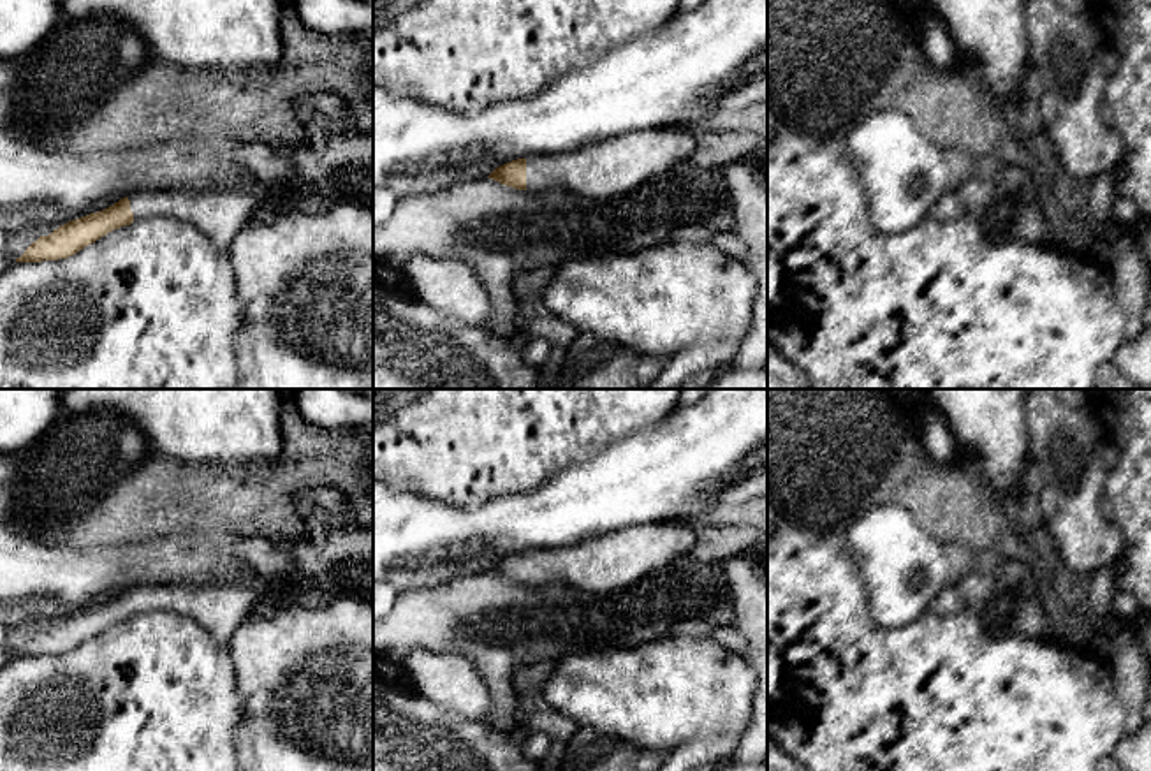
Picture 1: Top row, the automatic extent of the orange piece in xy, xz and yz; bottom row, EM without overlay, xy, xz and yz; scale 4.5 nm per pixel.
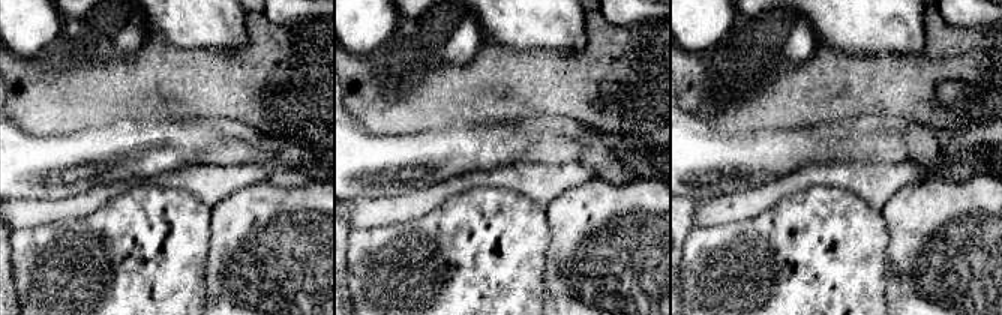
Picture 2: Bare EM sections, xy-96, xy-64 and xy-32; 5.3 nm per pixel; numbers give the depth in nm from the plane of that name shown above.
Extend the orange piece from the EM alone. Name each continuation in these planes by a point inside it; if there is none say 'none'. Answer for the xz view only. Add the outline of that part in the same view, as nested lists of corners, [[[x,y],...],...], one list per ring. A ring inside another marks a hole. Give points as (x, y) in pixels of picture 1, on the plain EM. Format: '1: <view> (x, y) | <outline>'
1: xz (618, 558) | [[[683,521],[634,525],[584,544],[526,553],[526,584],[565,584],[607,591],[669,567],[674,556],[697,549],[697,535]]]

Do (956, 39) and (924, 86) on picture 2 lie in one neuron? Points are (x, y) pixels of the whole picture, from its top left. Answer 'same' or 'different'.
same

